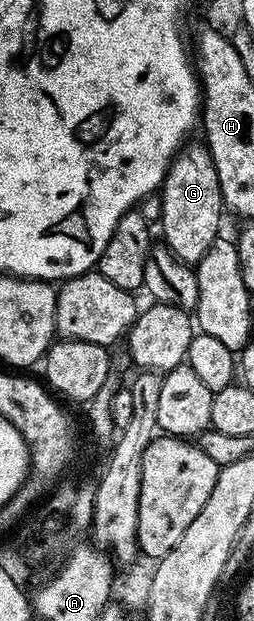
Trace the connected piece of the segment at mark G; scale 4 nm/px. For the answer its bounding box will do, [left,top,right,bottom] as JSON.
[160,143,224,266]

